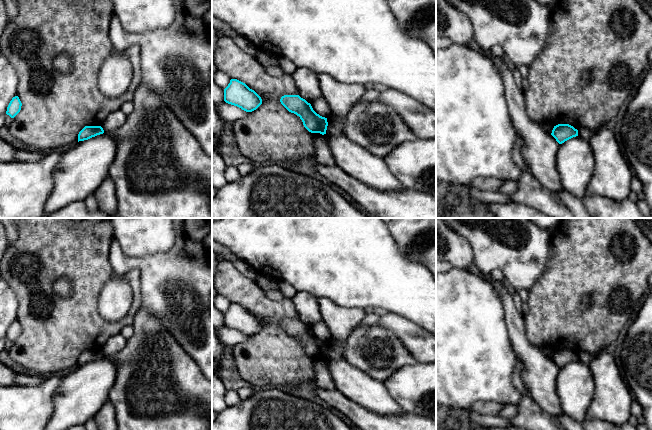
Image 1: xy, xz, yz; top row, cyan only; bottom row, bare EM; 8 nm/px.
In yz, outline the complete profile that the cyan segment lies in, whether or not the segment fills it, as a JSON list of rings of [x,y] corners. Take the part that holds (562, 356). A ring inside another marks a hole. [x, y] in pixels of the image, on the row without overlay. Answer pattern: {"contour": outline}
{"contour": [[[558,348],[554,350],[551,359],[559,368],[578,360],[578,354],[569,348]]]}

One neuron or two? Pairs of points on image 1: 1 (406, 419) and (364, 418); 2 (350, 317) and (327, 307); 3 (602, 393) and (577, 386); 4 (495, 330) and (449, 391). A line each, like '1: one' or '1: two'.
1: one
2: one
3: two
4: one

